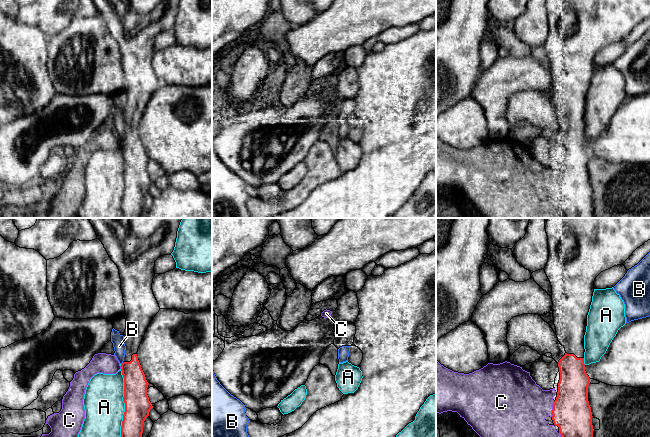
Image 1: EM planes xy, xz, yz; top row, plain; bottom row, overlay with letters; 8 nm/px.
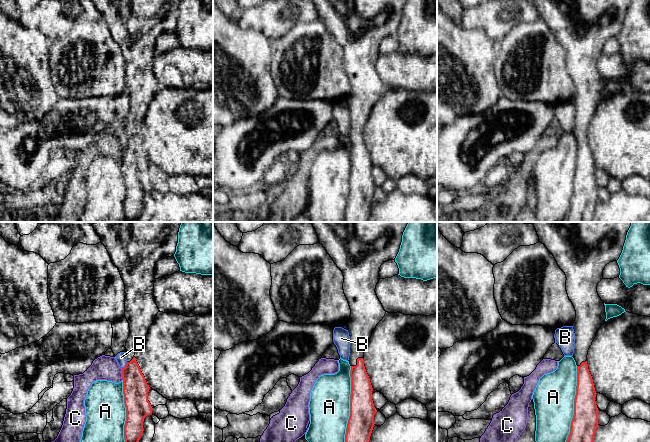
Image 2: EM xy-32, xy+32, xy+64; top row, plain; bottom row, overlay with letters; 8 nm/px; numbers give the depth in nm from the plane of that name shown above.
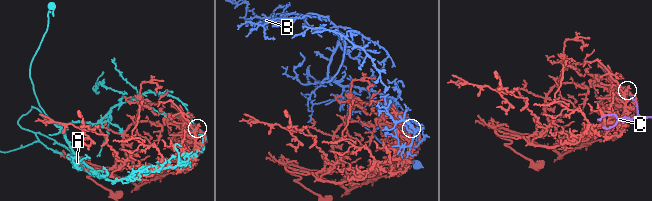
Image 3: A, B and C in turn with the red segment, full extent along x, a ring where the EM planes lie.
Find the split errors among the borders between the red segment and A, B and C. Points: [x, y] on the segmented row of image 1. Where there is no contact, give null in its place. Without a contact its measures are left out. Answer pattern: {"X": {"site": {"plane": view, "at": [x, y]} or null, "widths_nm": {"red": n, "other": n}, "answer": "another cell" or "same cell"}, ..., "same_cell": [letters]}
{"A": {"site": {"plane": "xy", "at": [124, 402]}, "widths_nm": {"red": 200, "other": 320}, "answer": "another cell"}, "B": {"site": {"plane": "xy", "at": [122, 363]}, "widths_nm": {"red": 190, "other": 100}, "answer": "another cell"}, "C": {"site": {"plane": "yz", "at": [553, 409]}, "widths_nm": {"red": 300, "other": 420}, "answer": "another cell"}, "same_cell": []}

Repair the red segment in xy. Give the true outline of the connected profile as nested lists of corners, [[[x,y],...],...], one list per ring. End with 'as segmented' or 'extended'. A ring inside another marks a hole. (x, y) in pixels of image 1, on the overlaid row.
[[[87,218],[92,224],[97,239],[106,249],[111,260],[117,265],[121,279],[121,290],[125,305],[124,317],[126,346],[121,371],[124,378],[125,412],[121,426],[121,437],[142,437],[143,424],[153,408],[147,395],[149,383],[138,360],[138,348],[145,332],[159,312],[159,304],[153,294],[155,261],[163,255],[170,255],[175,247],[177,231],[182,218]]]; extended

